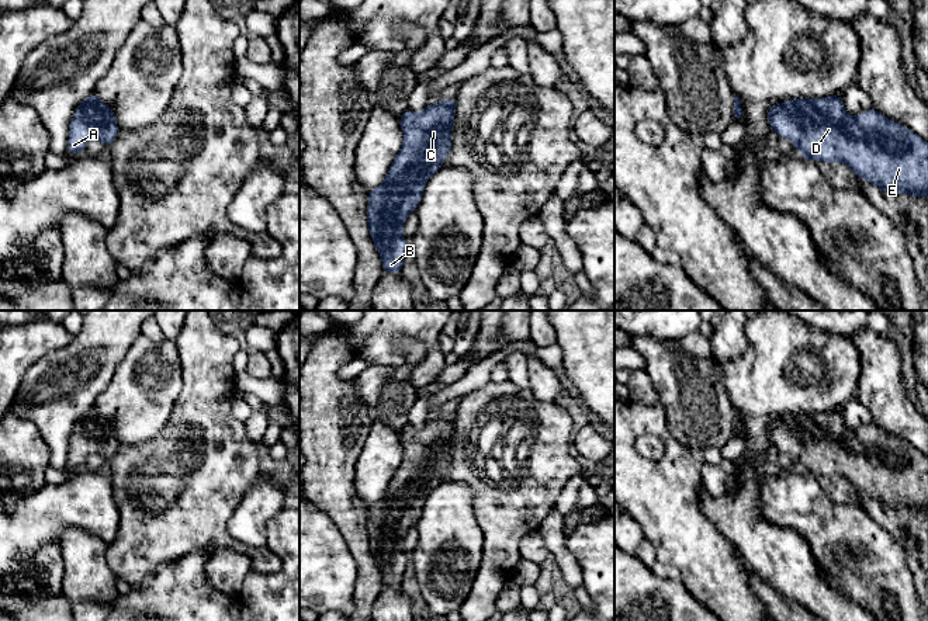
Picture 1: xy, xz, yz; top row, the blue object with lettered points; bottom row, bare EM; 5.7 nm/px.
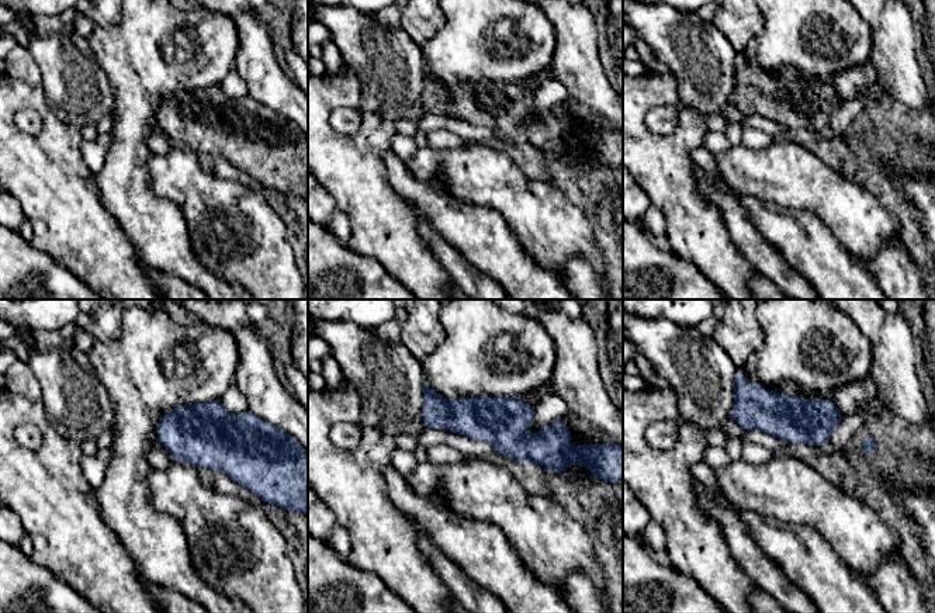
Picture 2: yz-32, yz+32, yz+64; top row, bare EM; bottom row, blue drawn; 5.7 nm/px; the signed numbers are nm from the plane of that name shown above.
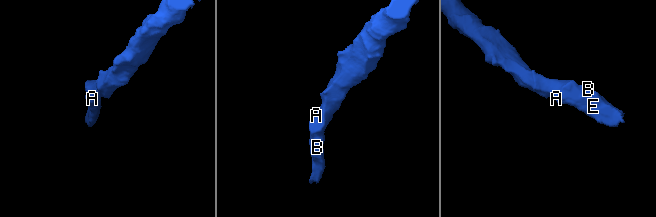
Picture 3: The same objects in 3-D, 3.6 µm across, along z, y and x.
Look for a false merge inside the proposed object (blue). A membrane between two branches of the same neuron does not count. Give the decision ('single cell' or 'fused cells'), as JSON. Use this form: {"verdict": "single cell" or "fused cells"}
{"verdict": "single cell"}

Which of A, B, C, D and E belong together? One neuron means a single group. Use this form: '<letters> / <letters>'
A B C D E

